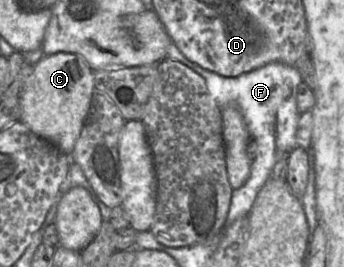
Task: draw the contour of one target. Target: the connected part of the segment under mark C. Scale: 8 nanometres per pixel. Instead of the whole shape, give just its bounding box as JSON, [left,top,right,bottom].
[19,52,96,156]

